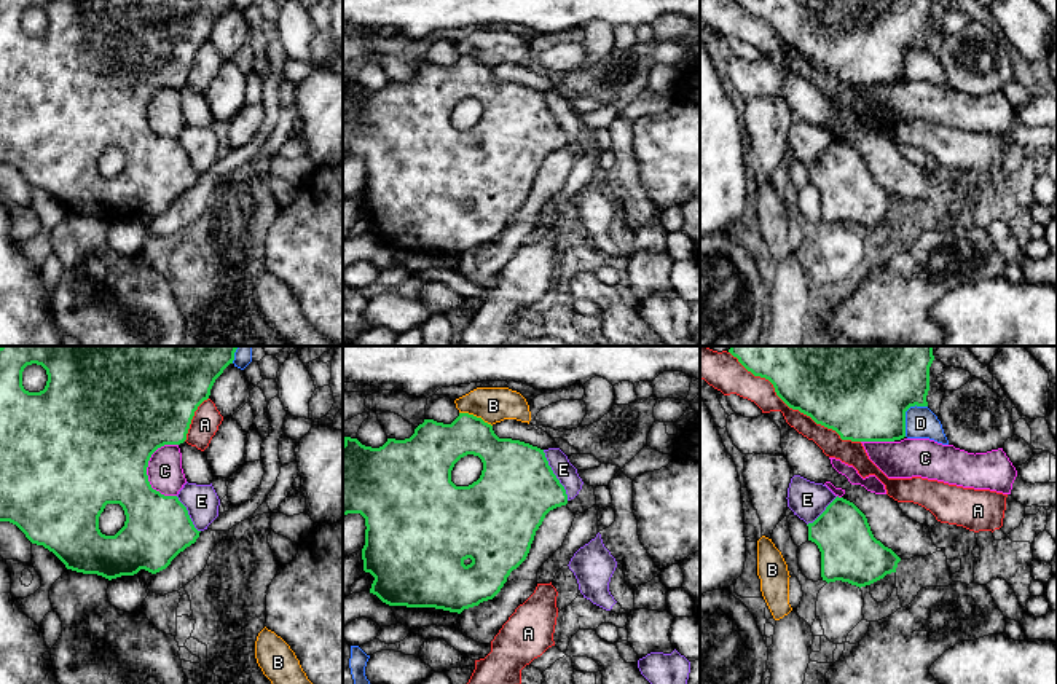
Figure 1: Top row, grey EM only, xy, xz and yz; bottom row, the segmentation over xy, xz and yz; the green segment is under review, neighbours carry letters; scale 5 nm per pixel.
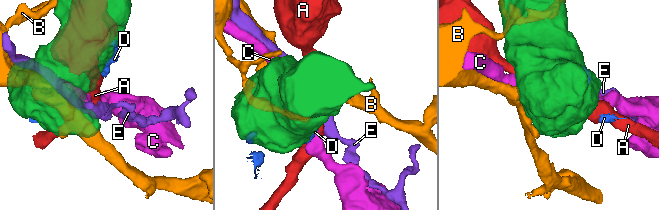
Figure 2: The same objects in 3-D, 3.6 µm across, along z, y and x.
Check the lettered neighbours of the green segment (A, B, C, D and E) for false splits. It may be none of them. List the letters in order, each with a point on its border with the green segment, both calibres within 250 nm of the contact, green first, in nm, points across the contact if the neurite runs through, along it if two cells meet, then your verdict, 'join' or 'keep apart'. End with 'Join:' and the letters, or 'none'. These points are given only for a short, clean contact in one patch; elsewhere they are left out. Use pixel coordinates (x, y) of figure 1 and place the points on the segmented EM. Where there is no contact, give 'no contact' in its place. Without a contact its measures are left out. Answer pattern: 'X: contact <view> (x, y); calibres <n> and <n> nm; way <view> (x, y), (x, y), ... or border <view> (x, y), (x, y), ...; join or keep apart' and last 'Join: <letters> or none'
A: contact yz (793, 408); calibres 480 and 140 nm; keep apart
B: contact xz (475, 416); calibres 240 and 180 nm; keep apart
C: contact xy (147, 464); calibres 500 and 180 nm; keep apart
D: contact yz (904, 413); calibres 500 and 160 nm; keep apart
E: contact xz (555, 475); calibres 400 and 100 nm; border xz (542, 450), (568, 499); keep apart
Join: none

